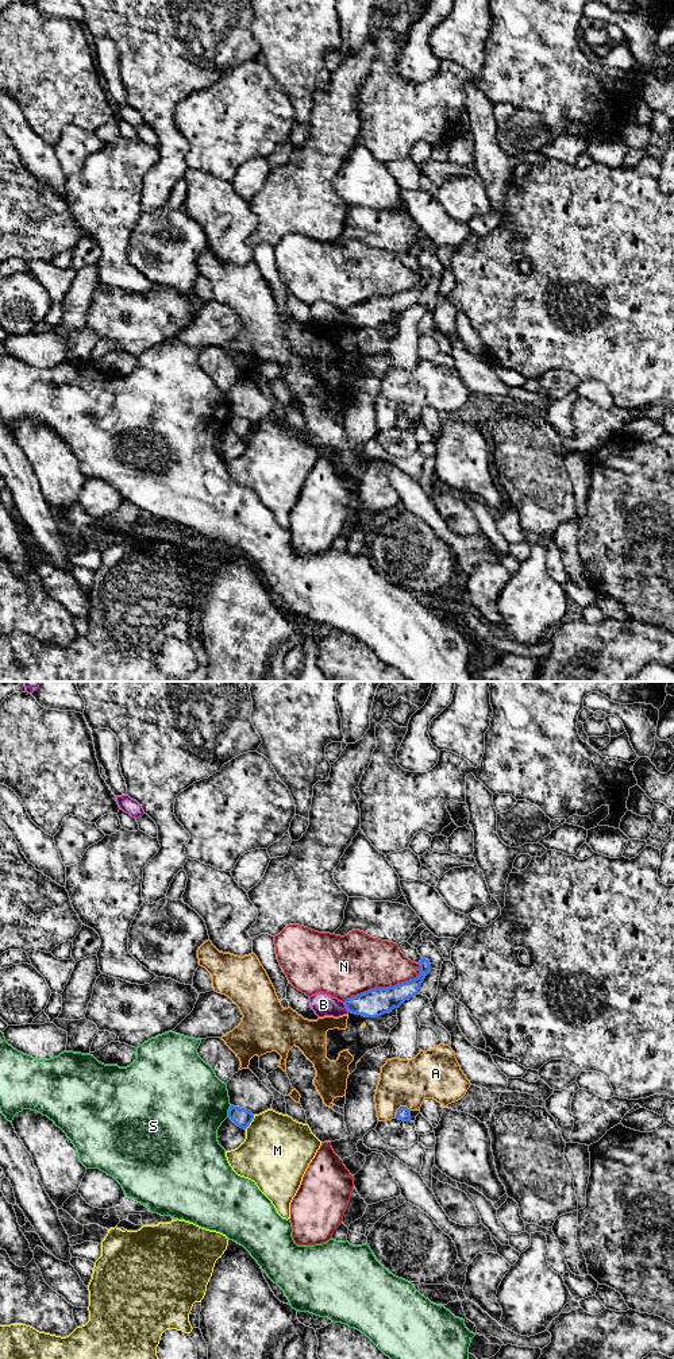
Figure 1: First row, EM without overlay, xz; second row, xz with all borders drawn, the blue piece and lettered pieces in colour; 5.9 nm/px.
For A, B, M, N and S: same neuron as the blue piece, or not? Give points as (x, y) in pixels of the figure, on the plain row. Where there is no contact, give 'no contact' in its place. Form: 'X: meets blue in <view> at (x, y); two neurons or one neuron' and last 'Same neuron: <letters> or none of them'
A: meets blue in xz at (400, 416); two neurons
B: meets blue in xz at (346, 316); two neurons
M: meets blue in xz at (251, 429); two neurons
N: meets blue in xz at (385, 297); two neurons
S: meets blue in xz at (228, 420); two neurons
Same neuron: none of them

